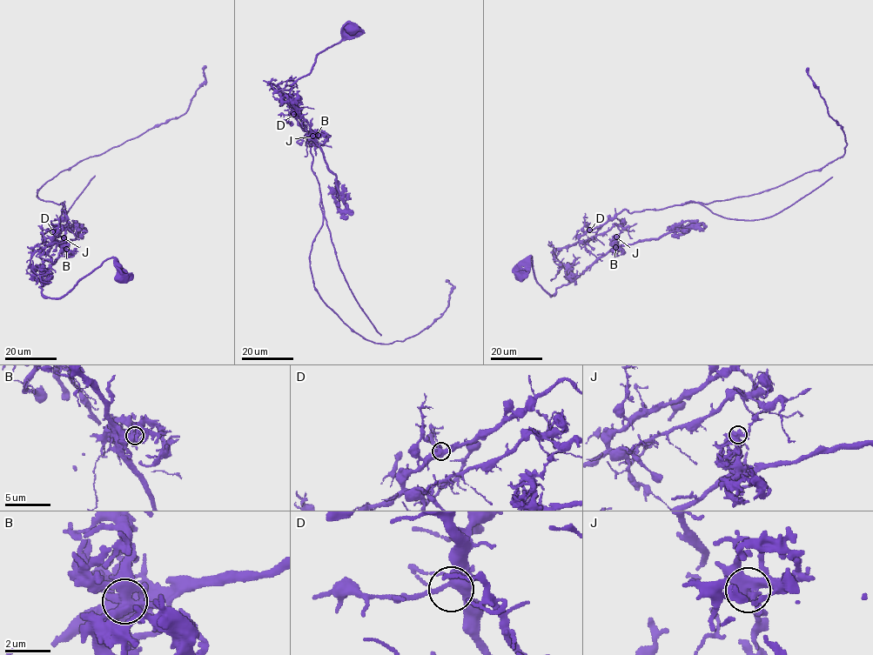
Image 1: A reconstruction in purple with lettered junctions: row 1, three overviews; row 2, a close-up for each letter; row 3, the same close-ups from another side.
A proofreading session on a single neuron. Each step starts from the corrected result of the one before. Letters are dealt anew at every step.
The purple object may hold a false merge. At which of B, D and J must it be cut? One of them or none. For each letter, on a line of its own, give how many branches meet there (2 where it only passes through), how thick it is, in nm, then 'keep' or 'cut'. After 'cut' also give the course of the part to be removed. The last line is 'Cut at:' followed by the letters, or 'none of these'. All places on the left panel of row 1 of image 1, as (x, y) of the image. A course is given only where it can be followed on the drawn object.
B: branches 6; calibre 480 nm; keep
D: branches 5; calibre 440 nm; keep
J: branches 6; calibre 460 nm; cut; course (63, 237), (63, 226), (51, 242), (64, 205), (37, 190), (83, 159), (186, 111), (204, 65)
Cut at: J

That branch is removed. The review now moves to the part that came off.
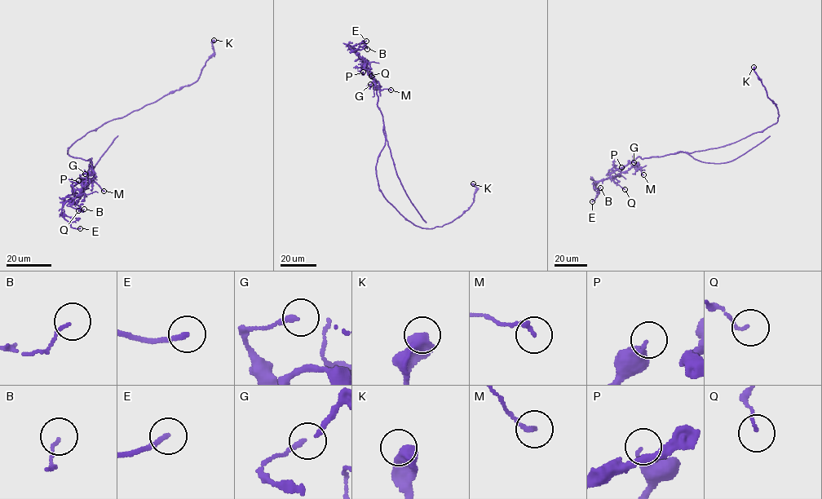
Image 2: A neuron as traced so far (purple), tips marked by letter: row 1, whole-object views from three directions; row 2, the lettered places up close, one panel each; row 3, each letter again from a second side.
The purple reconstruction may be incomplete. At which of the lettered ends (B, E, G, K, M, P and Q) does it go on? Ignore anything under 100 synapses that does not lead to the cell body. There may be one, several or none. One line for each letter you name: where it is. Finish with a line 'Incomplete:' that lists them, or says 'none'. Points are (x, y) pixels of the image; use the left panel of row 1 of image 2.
E: (80, 228)
Incomplete: E

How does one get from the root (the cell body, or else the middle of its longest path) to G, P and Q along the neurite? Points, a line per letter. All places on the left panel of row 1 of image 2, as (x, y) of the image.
G: (68, 152), (92, 161), (89, 165), (92, 172), (80, 193), (90, 182), (81, 179), (80, 174), (85, 174)
P: (68, 152), (92, 161), (89, 165), (92, 172), (76, 196), (72, 187), (78, 180)
Q: (68, 152), (92, 161), (89, 165), (92, 172), (75, 202), (78, 210)

